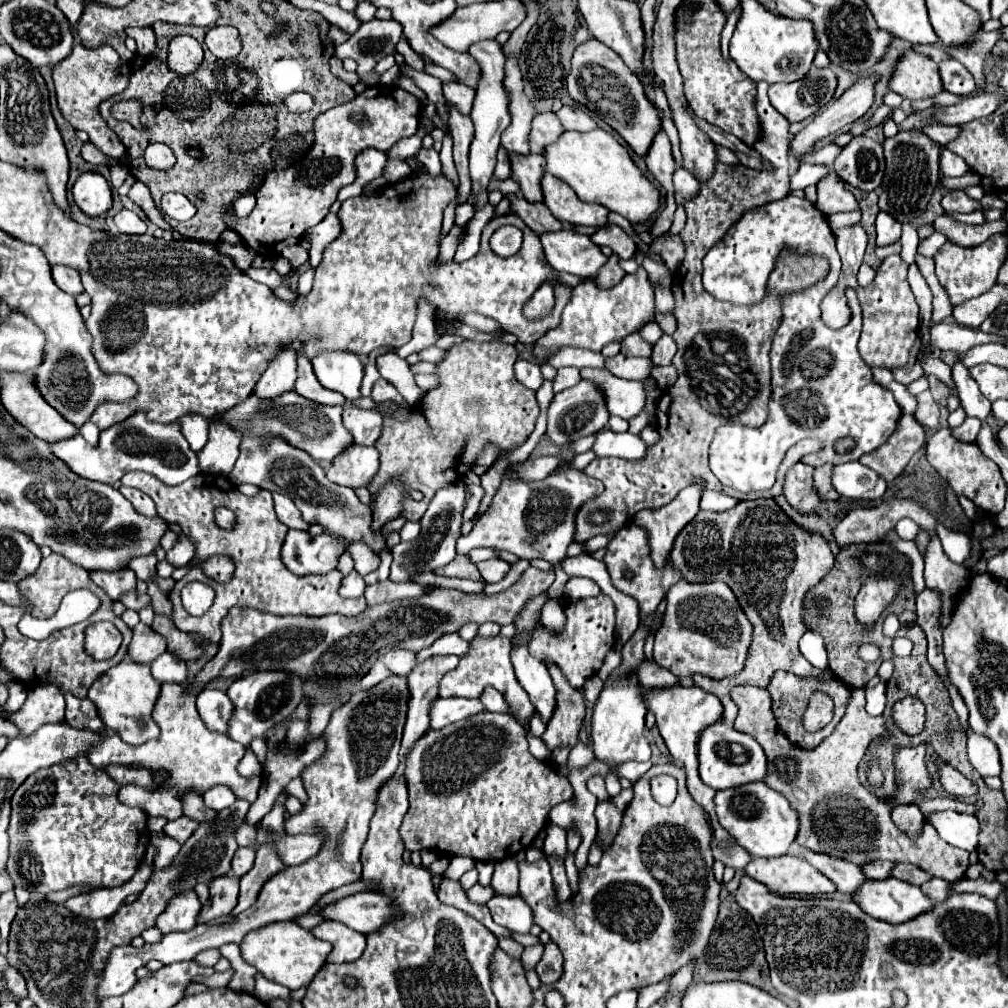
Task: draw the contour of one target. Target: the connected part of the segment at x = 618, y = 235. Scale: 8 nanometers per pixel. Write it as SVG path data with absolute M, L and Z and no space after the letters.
M607 225L597 229L591 235L591 241L595 245L607 245L613 249L615 255L619 255L621 259L631 259L635 255L635 241L617 225Z

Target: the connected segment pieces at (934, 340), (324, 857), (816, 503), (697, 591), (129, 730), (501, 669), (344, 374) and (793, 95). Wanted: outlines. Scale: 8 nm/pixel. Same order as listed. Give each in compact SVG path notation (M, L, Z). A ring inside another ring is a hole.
M941 321L933 325L931 329L931 346L947 351L947 349L957 349L963 357L963 353L979 343L1003 343L1003 337L995 337L991 333L983 333L979 329L967 329L966 326L959 325L955 321Z
M391 675L379 685L371 689L359 689L351 695L351 699L331 713L331 721L327 729L319 735L325 741L323 755L309 765L303 773L303 787L307 791L307 801L303 809L287 819L287 833L325 833L327 843L319 855L311 857L307 863L297 867L287 867L283 873L277 873L267 881L267 885L259 893L257 905L239 913L231 923L225 925L197 925L189 931L169 933L155 945L147 943L143 949L135 949L131 945L117 947L111 951L105 973L99 981L99 999L111 995L123 995L135 987L139 981L135 969L147 965L151 959L159 959L165 965L175 961L193 959L199 951L221 947L225 943L241 943L249 931L275 923L277 919L289 921L297 915L307 913L315 901L327 891L339 889L351 881L357 881L361 875L361 847L365 843L365 833L369 831L369 821L375 813L377 793L385 785L387 779L395 773L399 765L399 743L403 725L407 719L407 703L409 703L409 687L407 677ZM335 793L337 805L331 803L331 795Z
M797 463L785 477L783 483L783 495L787 503L797 509L803 515L813 515L819 513L825 505L823 499L819 499L815 485L813 485L813 467L805 463Z
M681 579L677 585L673 585L667 593L667 611L661 629L655 633L655 661L671 671L677 677L693 677L697 673L707 675L711 679L723 679L731 677L743 671L745 659L749 655L751 647L751 633L753 625L749 623L747 615L743 613L741 605L737 603L735 593L723 583L723 581L711 581L711 583L687 583Z
M125 659L119 665L115 665L115 669L109 669L93 683L93 687L89 689L89 697L91 701L95 701L99 717L107 727L115 729L125 743L141 745L151 737L159 735L159 727L151 717L153 707L159 699L159 691L161 683L153 679L149 665L139 665L131 659Z
M501 635L473 637L469 641L469 651L467 651L467 655L461 657L457 669L453 669L451 673L447 673L447 677L443 677L441 687L439 687L439 695L443 695L443 697L473 697L475 693L481 693L483 685L491 685L503 693L505 701L515 709L515 713L521 719L531 719L535 707L531 705L527 693L523 693L523 687L519 685L519 681L513 673L509 653L511 653L511 639L509 637L501 637Z
M327 351L315 357L313 369L317 379L331 391L341 393L345 399L361 399L363 363L357 355L343 351Z
M811 67L807 77L795 83L777 83L769 87L771 105L789 121L803 121L827 107L837 89L837 77L831 67Z

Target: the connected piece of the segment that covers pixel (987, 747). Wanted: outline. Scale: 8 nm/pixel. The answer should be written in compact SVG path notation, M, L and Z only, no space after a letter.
M969 731L969 741L967 741L967 753L971 765L983 775L999 775L1001 773L1001 761L999 761L999 751L995 743L989 741L989 737L981 733Z

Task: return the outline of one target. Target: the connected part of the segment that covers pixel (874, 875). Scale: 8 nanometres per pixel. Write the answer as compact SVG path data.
M875 861L871 865L861 865L863 873L867 873L869 879L887 879L891 877L893 867L895 867L893 861Z

